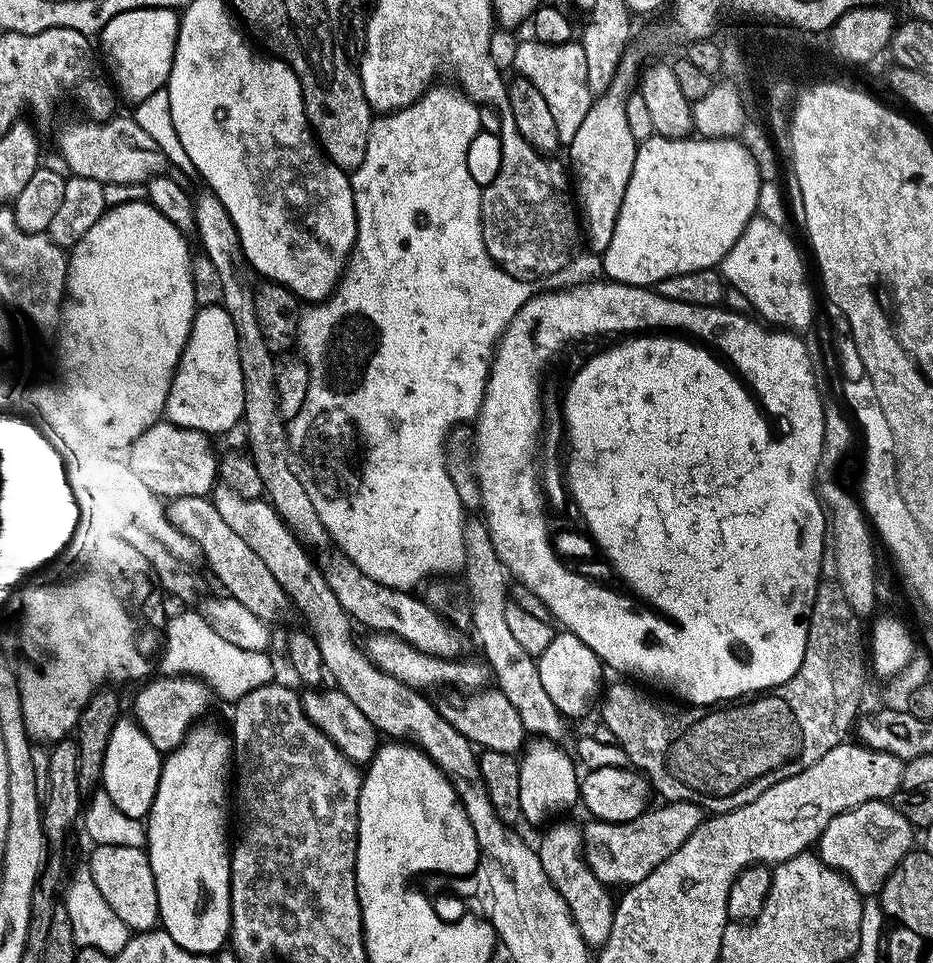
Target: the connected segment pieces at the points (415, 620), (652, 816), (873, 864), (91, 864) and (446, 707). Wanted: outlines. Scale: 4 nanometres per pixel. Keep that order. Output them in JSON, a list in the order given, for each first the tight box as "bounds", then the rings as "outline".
[{"bounds":[318,551,465,660],"outline":[[[331,551],[318,556],[320,572],[326,578],[330,590],[334,590],[334,598],[338,598],[340,605],[357,625],[365,624],[372,632],[394,634],[420,652],[440,656],[443,660],[455,660],[465,655],[463,634],[454,625],[447,624],[440,617],[441,613],[425,599],[418,600],[411,591],[374,582],[374,578],[362,574],[362,570],[354,566],[345,552]]]},{"bounds":[582,801,704,886],"outline":[[[667,801],[658,807],[649,807],[638,818],[624,823],[587,821],[582,830],[584,859],[595,876],[607,886],[637,884],[678,850],[703,819],[704,811],[696,804]]]},{"bounds":[818,800,913,898],"outline":[[[867,800],[830,819],[818,841],[818,855],[823,864],[841,872],[860,891],[861,897],[868,898],[879,893],[898,862],[913,851],[912,835],[912,824],[894,810],[891,802]]]},{"bounds":[86,845,160,933],"outline":[[[95,845],[86,860],[86,867],[94,878],[94,886],[98,886],[98,894],[106,898],[106,906],[126,922],[133,933],[150,932],[157,927],[160,911],[158,910],[158,894],[154,886],[154,874],[150,870],[148,853],[144,848],[134,846]]]},{"bounds":[436,689,528,754],"outline":[[[479,689],[474,693],[465,694],[458,690],[452,690],[445,696],[447,698],[437,699],[436,705],[439,713],[450,726],[454,726],[474,746],[485,751],[492,749],[498,750],[500,753],[514,754],[525,745],[528,736],[527,728],[522,722],[518,710],[515,710],[500,689]]]}]

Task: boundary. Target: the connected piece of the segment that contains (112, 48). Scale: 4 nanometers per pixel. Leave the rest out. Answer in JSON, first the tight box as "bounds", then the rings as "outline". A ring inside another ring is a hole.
{"bounds":[98,8,180,85],"outline":[[[135,8],[110,18],[98,39],[104,43],[104,52],[112,63],[115,83],[167,85],[179,29],[180,16],[170,8]]]}

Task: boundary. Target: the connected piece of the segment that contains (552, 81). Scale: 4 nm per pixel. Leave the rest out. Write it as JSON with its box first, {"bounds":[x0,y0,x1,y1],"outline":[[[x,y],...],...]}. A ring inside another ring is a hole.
{"bounds":[512,38,594,146],"outline":[[[535,38],[527,39],[517,43],[512,68],[532,82],[542,98],[546,98],[546,106],[550,106],[554,118],[554,130],[558,132],[561,145],[568,146],[594,99],[594,93],[586,82],[586,50],[579,42],[543,44]]]}

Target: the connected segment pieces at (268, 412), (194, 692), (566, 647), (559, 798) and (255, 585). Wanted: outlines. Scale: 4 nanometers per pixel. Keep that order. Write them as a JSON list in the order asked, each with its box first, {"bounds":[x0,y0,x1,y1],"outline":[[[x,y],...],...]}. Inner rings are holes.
[{"bounds":[193,190,329,549],"outline":[[[207,190],[201,192],[193,199],[196,232],[204,246],[203,253],[212,260],[221,277],[221,305],[230,314],[235,324],[235,332],[239,336],[239,364],[242,366],[244,388],[242,424],[243,427],[246,426],[249,455],[261,475],[267,499],[276,507],[276,513],[286,521],[288,527],[309,549],[329,547],[328,531],[326,526],[322,526],[322,518],[318,518],[318,510],[314,510],[307,483],[302,476],[300,480],[295,466],[292,465],[294,450],[291,446],[291,435],[278,410],[277,388],[274,386],[276,358],[262,337],[262,330],[258,325],[255,289],[245,288],[244,280],[234,266],[234,254],[236,255],[236,249],[239,247],[236,227],[226,214],[225,207],[218,202],[217,196]]]},{"bounds":[131,674,210,754],"outline":[[[164,674],[159,678],[161,680],[149,679],[143,685],[145,688],[137,694],[136,701],[132,704],[131,715],[146,734],[146,738],[154,742],[156,749],[161,754],[167,754],[179,746],[193,725],[201,719],[199,716],[207,710],[210,689],[203,680],[190,676]]]},{"bounds":[537,630,604,719],"outline":[[[567,630],[558,632],[550,645],[546,646],[546,650],[537,657],[537,664],[546,694],[565,719],[580,718],[593,708],[595,702],[597,705],[602,690],[600,682],[604,666],[594,654],[591,645],[581,635]]]},{"bounds":[519,738,580,825],"outline":[[[534,738],[525,745],[526,754],[521,755],[519,808],[524,822],[545,825],[579,801],[580,776],[578,772],[576,774],[577,765],[569,753],[567,755],[555,744],[548,738]]]},{"bounds":[167,496,290,622],"outline":[[[208,496],[178,497],[167,505],[167,510],[168,519],[176,528],[199,544],[203,559],[208,559],[213,574],[220,579],[229,597],[242,602],[264,621],[274,622],[283,618],[284,611],[290,608],[290,601],[282,586],[278,586],[278,578],[274,578],[266,562],[262,562],[262,558],[258,558],[258,554],[254,554],[254,550],[250,550],[250,546],[246,546],[230,526],[226,526],[222,514],[218,514],[215,503]]]}]

